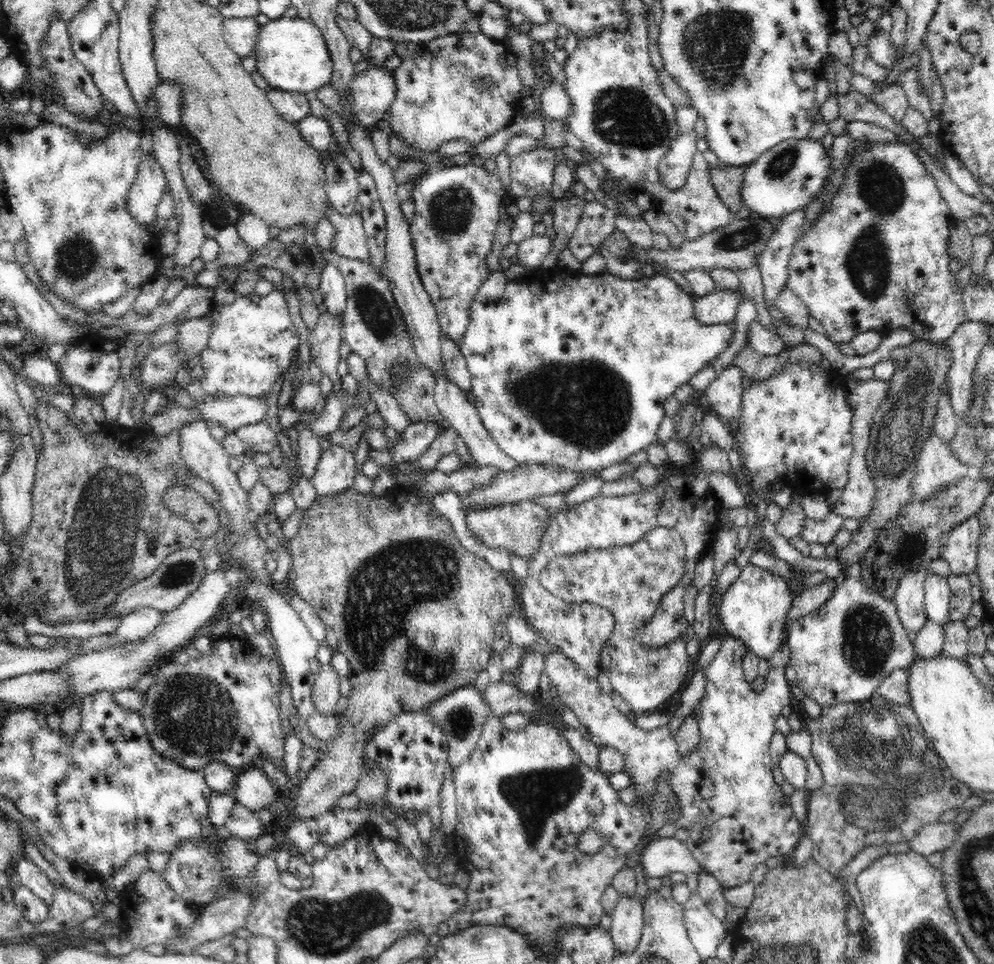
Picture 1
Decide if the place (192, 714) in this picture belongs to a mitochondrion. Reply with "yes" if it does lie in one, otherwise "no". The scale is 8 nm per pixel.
yes

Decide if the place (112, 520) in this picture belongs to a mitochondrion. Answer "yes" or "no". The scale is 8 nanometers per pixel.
yes

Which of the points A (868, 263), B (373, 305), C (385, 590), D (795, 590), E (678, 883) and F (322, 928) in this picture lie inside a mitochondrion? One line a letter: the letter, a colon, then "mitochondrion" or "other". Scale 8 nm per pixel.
A: mitochondrion
B: mitochondrion
C: mitochondrion
D: other
E: other
F: mitochondrion

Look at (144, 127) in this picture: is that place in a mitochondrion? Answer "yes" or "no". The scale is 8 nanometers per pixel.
no

